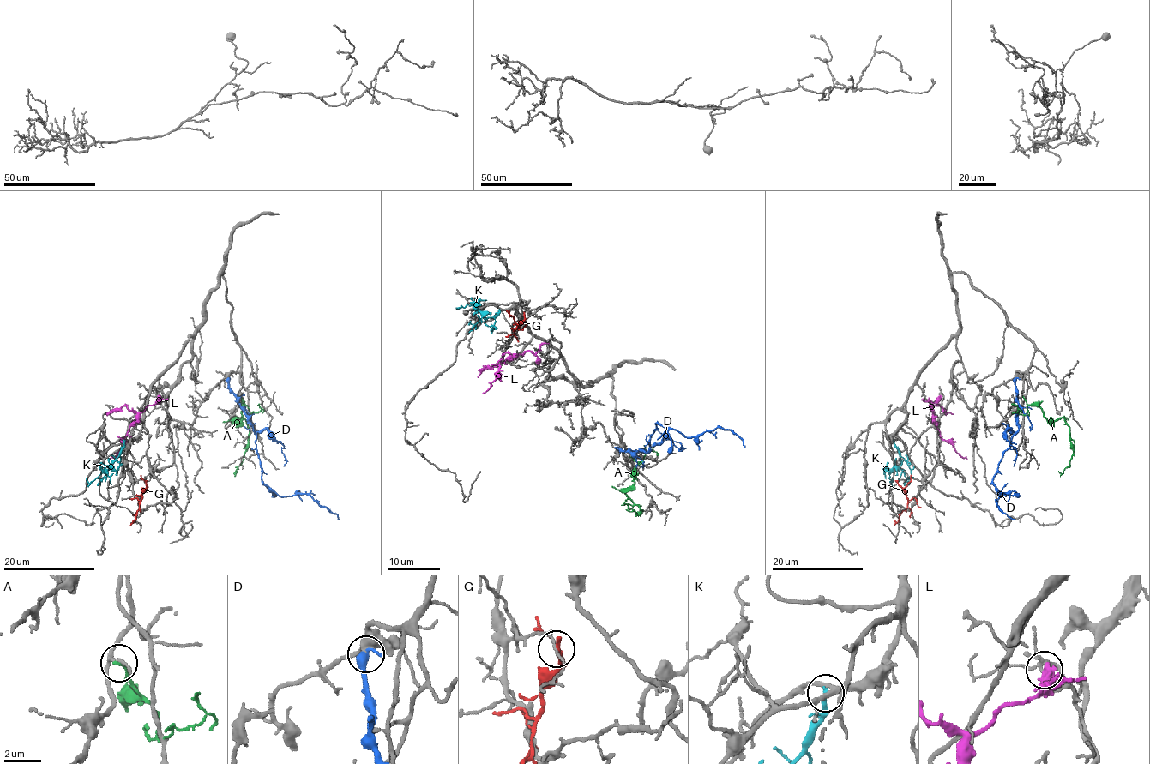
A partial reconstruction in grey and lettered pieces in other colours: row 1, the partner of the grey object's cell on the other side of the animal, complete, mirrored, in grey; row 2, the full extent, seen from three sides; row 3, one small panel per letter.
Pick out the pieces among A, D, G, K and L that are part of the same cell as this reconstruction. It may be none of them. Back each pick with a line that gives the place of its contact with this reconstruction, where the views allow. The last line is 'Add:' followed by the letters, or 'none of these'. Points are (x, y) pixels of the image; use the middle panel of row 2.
Add: none of these

